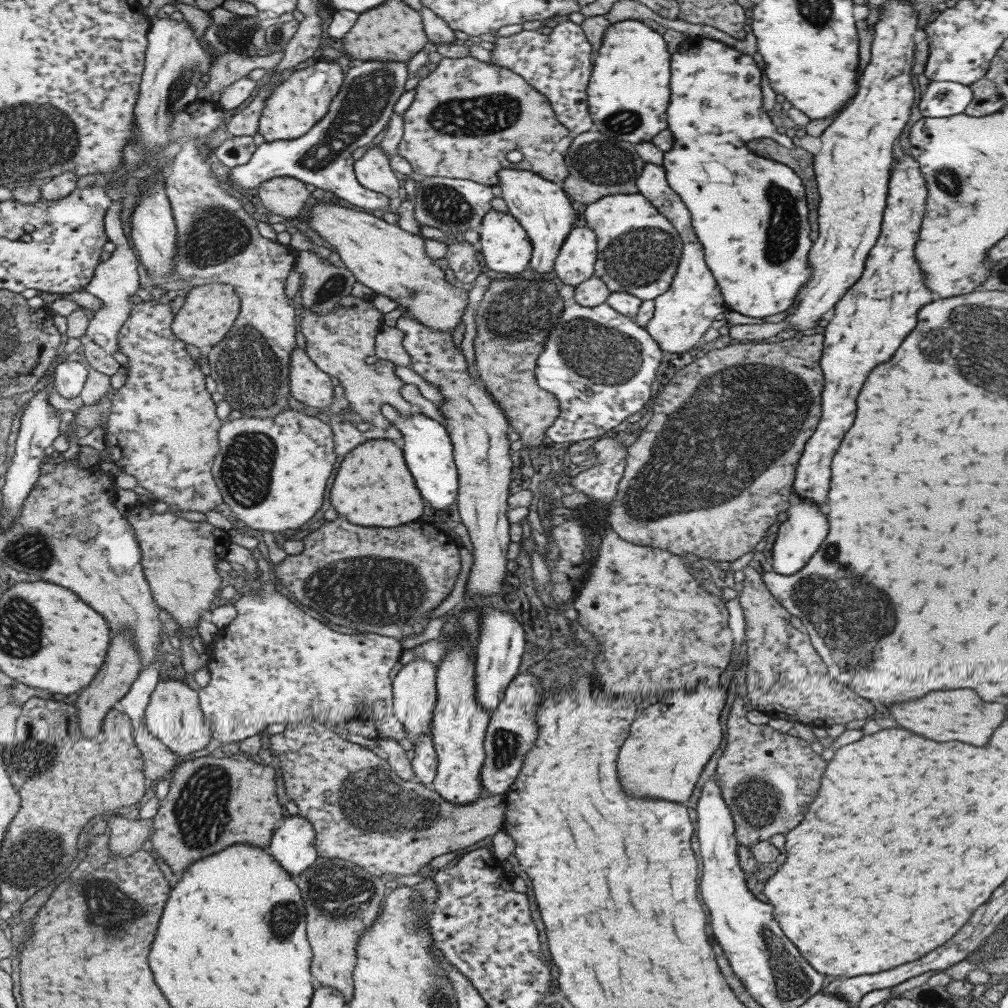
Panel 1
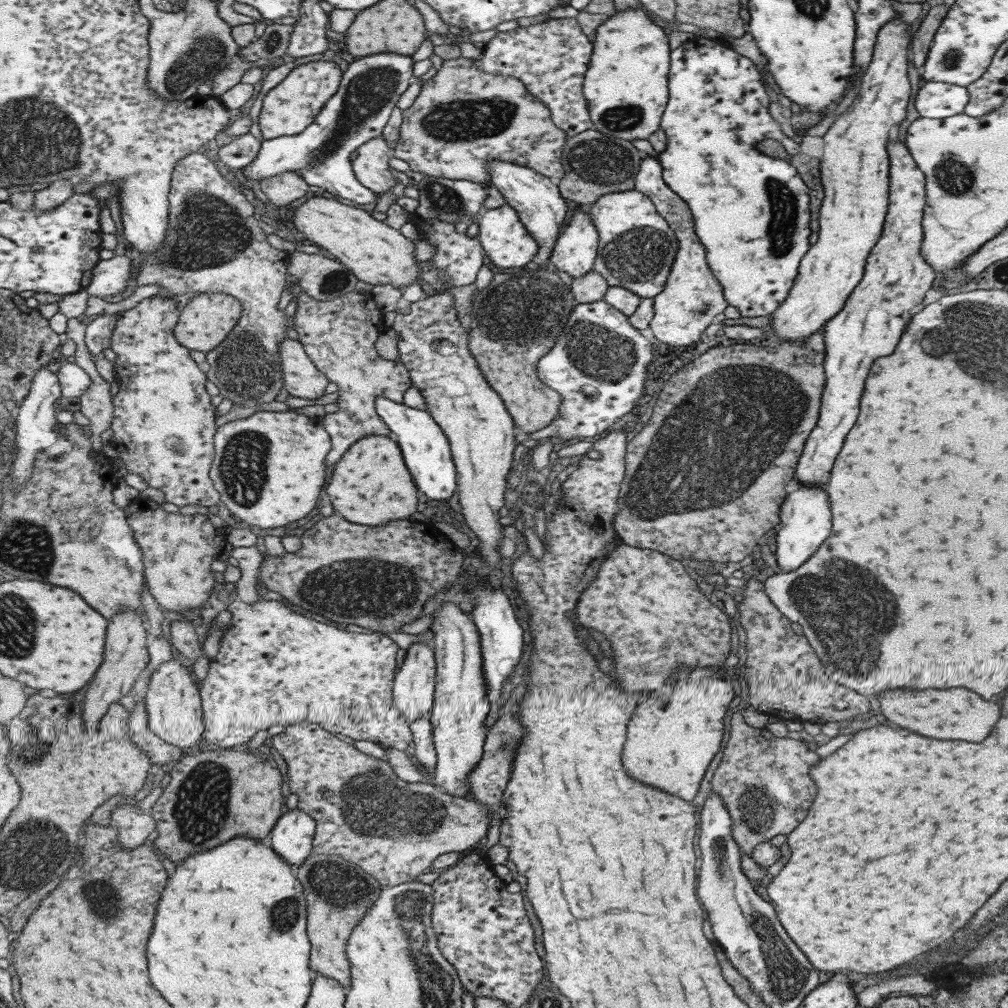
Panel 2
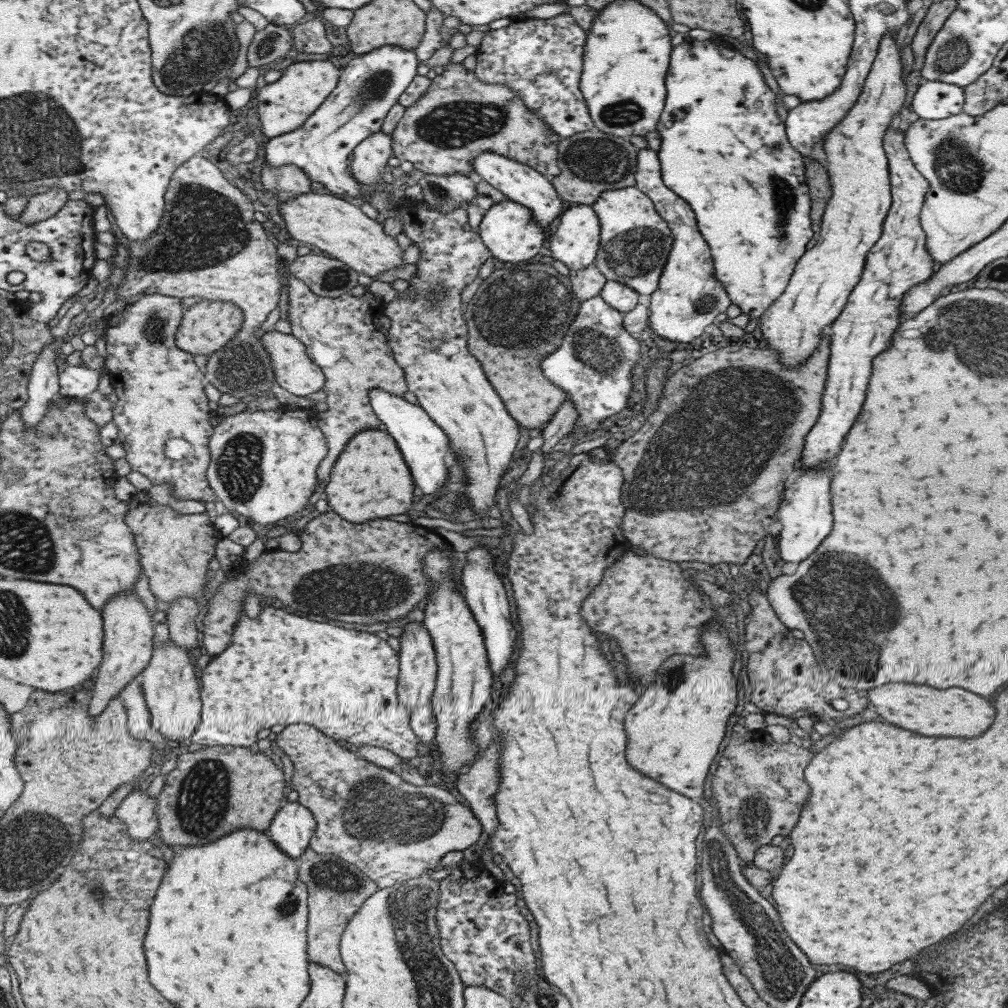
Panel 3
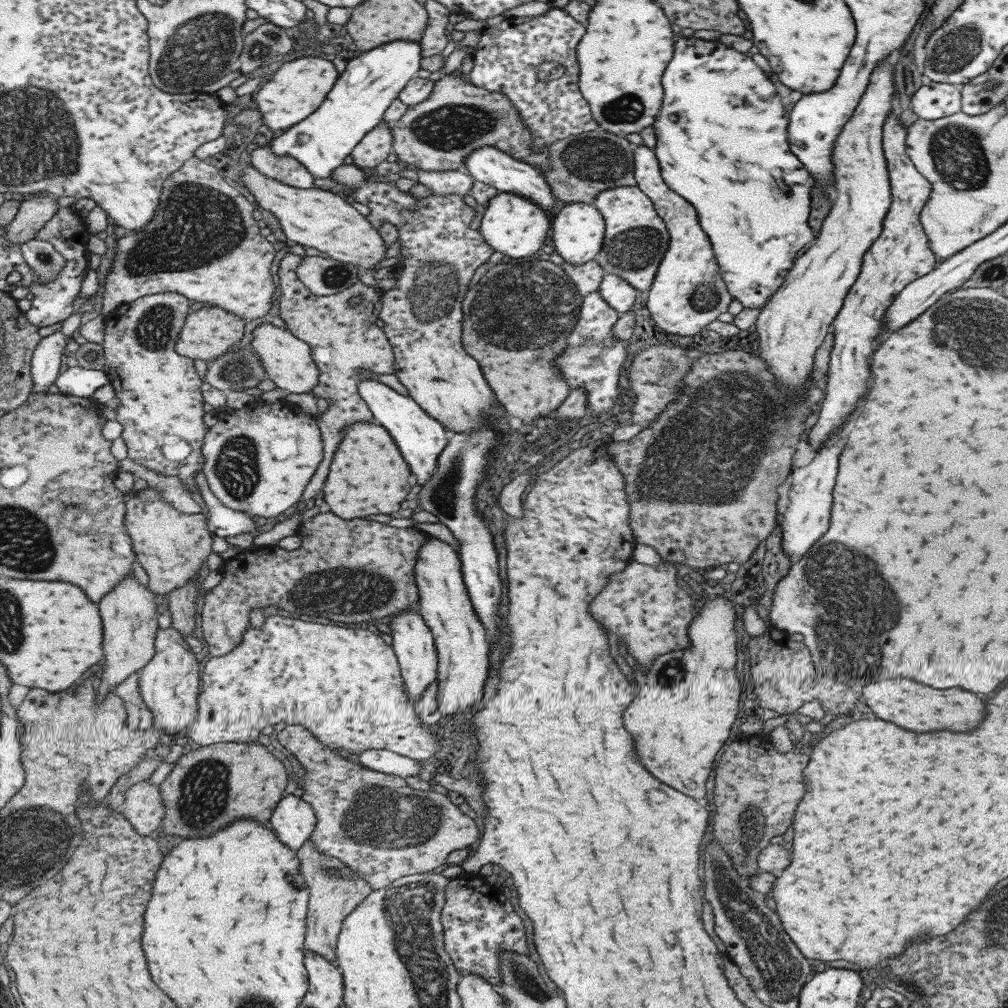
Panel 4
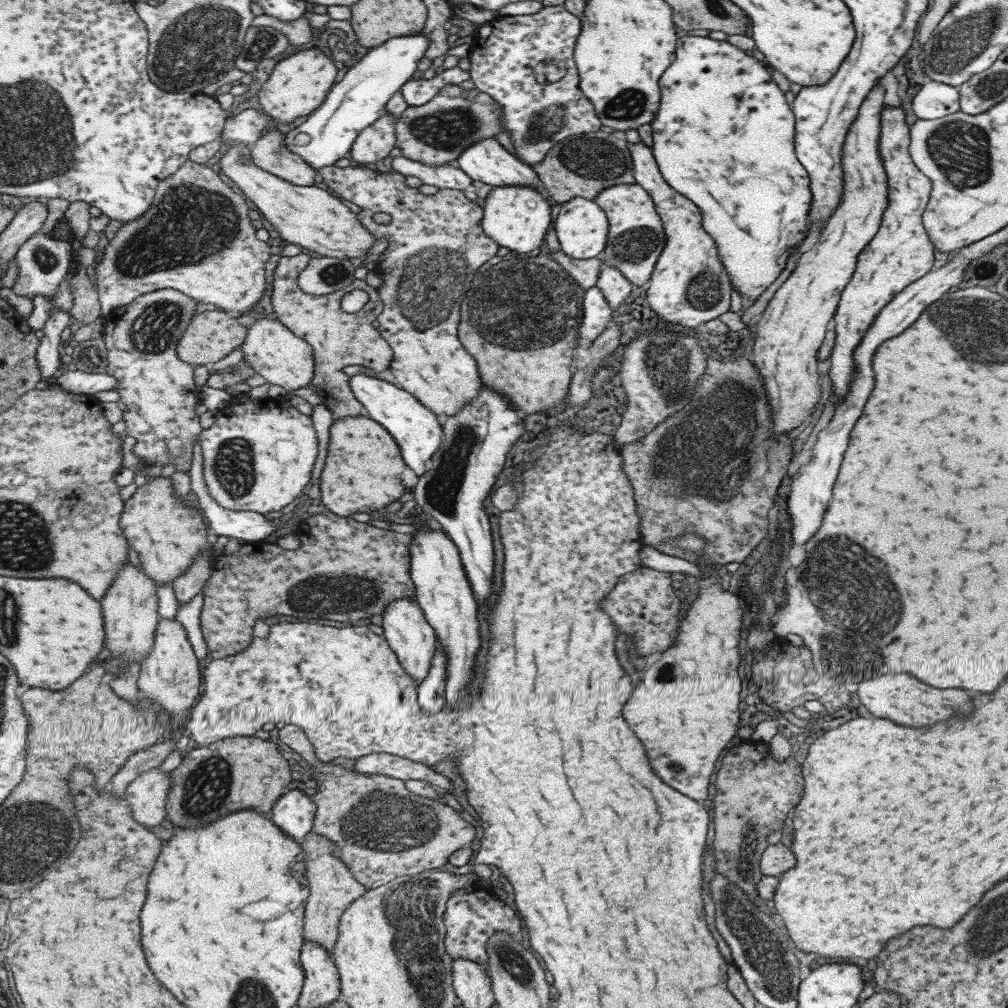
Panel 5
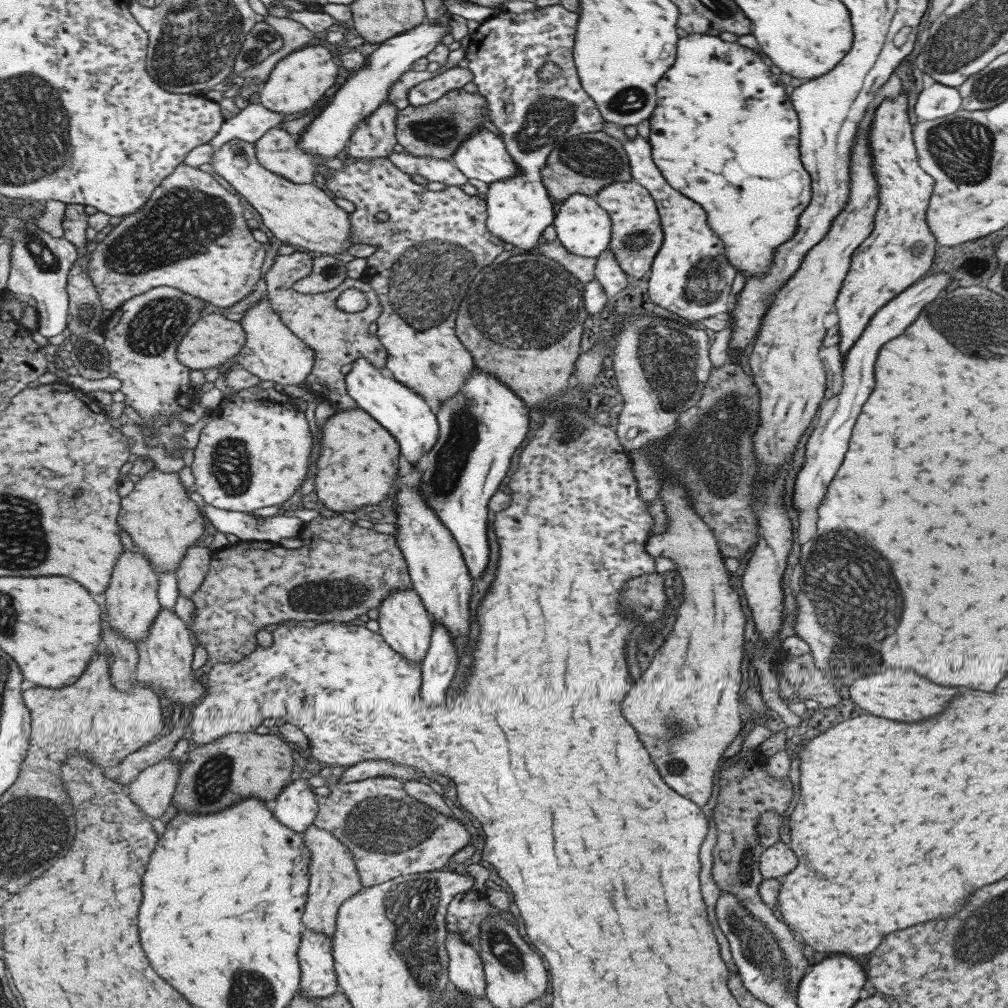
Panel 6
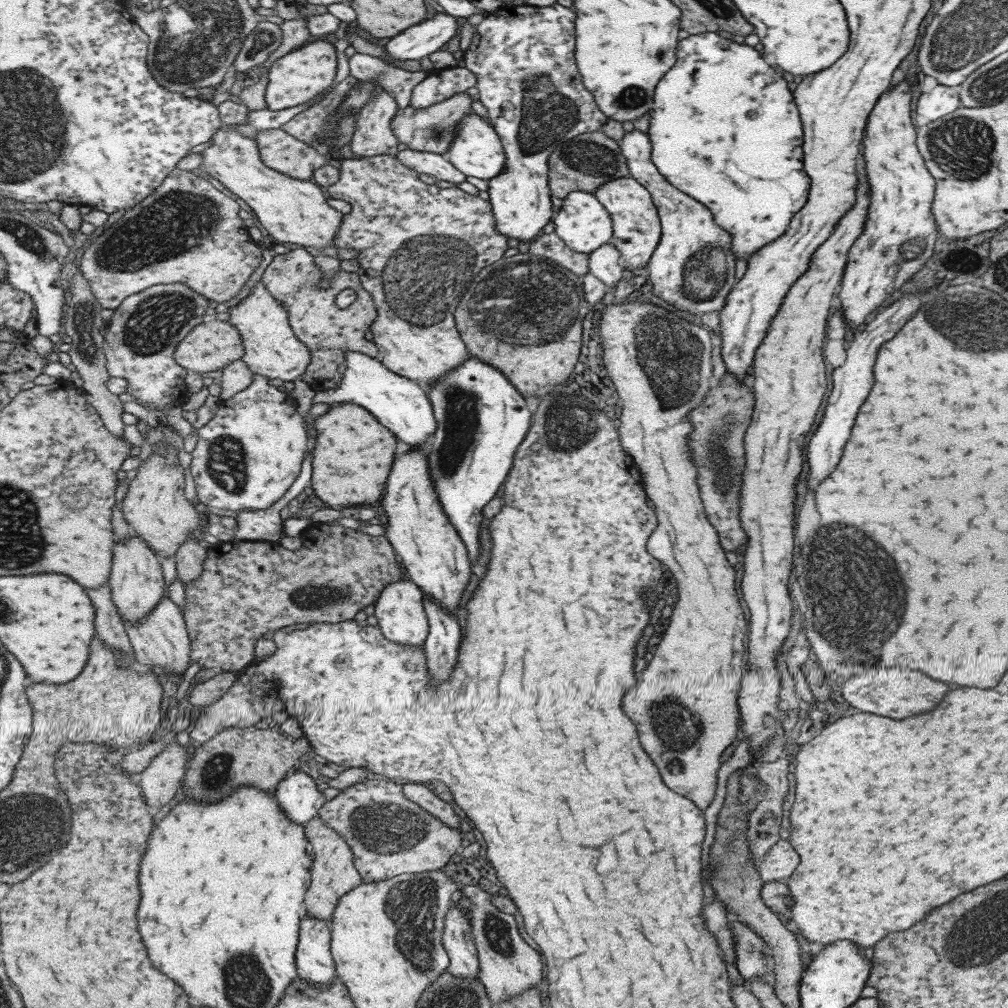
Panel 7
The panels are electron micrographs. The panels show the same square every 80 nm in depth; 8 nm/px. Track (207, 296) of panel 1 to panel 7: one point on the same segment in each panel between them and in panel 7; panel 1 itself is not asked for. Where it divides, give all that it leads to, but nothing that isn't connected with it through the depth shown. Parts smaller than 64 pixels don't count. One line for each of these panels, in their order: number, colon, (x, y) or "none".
2: (208, 318)
3: (207, 326)
4: (210, 332)
5: (213, 335)
6: (213, 340)
7: (214, 345)

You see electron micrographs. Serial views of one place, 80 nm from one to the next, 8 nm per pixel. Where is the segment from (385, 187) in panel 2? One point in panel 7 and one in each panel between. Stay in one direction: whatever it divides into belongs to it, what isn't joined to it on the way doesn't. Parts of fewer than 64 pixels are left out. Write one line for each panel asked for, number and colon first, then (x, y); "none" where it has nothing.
3: (368, 166)
4: (368, 155)
5: (375, 141)
6: (374, 137)
7: (372, 136)

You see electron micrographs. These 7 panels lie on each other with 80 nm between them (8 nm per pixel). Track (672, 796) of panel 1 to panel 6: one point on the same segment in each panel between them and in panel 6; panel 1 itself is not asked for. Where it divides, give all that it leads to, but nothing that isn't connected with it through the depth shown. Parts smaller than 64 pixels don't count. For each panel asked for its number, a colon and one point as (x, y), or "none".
2: (671, 737)
3: (674, 728)
4: (682, 715)
5: (683, 738)
6: (686, 702)

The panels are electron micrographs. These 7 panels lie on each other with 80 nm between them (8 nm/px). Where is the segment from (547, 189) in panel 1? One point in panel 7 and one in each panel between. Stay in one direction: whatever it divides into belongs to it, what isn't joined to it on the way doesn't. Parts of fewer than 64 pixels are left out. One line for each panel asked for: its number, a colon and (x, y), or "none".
2: (542, 211)
3: (519, 183)
4: (488, 164)
5: (486, 161)
6: (482, 156)
7: (475, 150)

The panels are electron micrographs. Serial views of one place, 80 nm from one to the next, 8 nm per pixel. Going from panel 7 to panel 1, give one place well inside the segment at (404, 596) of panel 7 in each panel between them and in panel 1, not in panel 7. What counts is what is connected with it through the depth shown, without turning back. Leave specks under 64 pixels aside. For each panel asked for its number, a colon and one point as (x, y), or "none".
1: (413, 691)
2: (413, 685)
3: (415, 679)
4: (412, 643)
5: (409, 636)
6: (404, 624)

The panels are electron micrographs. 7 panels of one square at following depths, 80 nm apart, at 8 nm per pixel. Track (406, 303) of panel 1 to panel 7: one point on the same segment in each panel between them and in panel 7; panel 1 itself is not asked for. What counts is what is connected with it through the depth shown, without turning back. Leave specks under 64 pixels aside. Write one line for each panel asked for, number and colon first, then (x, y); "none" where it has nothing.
2: (375, 253)
3: (342, 230)
4: (310, 217)
5: (303, 215)
6: (297, 214)
7: (293, 211)

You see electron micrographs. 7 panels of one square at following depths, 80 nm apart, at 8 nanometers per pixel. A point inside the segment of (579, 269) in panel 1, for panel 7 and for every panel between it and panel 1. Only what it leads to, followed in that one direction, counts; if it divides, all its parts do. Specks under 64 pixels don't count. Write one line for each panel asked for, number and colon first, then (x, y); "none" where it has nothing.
2: (574, 250)
3: (575, 240)
4: (577, 231)
5: (581, 227)
6: (581, 225)
7: (582, 223)

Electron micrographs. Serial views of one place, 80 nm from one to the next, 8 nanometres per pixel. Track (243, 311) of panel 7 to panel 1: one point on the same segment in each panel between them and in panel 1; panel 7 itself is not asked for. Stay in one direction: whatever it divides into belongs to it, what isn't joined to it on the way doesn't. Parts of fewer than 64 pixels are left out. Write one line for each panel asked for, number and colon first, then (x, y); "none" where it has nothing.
1: (310, 385)
2: (302, 379)
3: (296, 372)
4: (288, 362)
5: (284, 359)
6: (272, 352)

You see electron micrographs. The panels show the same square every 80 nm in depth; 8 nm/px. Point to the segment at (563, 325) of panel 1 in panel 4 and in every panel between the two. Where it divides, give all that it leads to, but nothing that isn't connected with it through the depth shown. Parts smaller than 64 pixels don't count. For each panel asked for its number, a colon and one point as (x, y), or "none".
2: (597, 365)
3: (592, 365)
4: (591, 360)

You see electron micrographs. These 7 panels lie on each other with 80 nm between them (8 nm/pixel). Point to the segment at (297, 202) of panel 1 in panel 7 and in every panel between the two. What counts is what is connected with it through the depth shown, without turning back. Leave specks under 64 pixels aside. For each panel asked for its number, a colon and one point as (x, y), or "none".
2: (281, 189)
3: (283, 182)
4: (286, 169)
5: (269, 153)
6: (278, 151)
7: (281, 152)

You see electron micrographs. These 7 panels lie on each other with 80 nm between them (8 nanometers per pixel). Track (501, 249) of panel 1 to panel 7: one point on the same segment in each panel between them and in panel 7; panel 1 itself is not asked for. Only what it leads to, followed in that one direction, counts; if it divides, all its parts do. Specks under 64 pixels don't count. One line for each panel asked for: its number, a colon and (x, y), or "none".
2: (506, 243)
3: (506, 229)
4: (511, 224)
5: (516, 217)
6: (521, 64)
7: (522, 56)

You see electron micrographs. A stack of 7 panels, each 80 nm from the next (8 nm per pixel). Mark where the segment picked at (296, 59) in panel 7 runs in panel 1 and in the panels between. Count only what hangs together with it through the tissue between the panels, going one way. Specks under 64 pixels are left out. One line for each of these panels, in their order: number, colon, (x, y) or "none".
1: (301, 99)
2: (289, 107)
3: (285, 104)
4: (298, 87)
5: (297, 85)
6: (296, 83)

